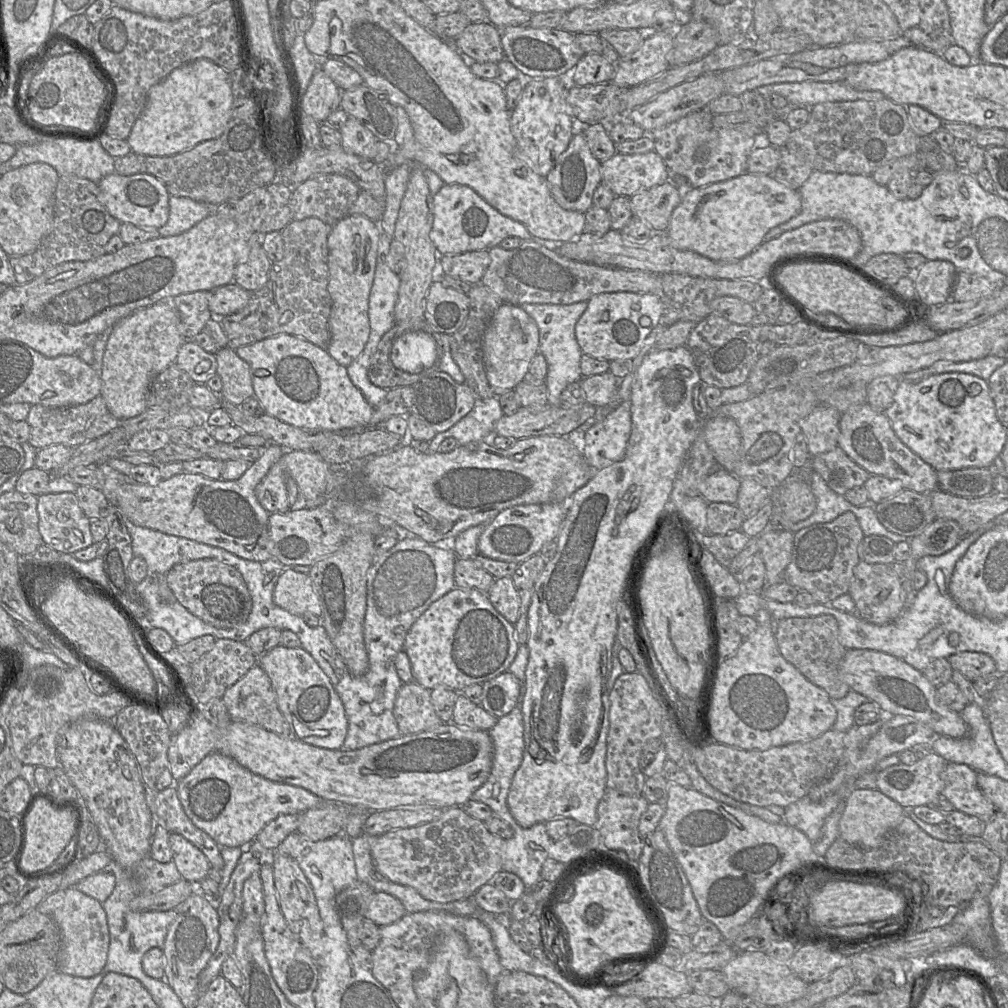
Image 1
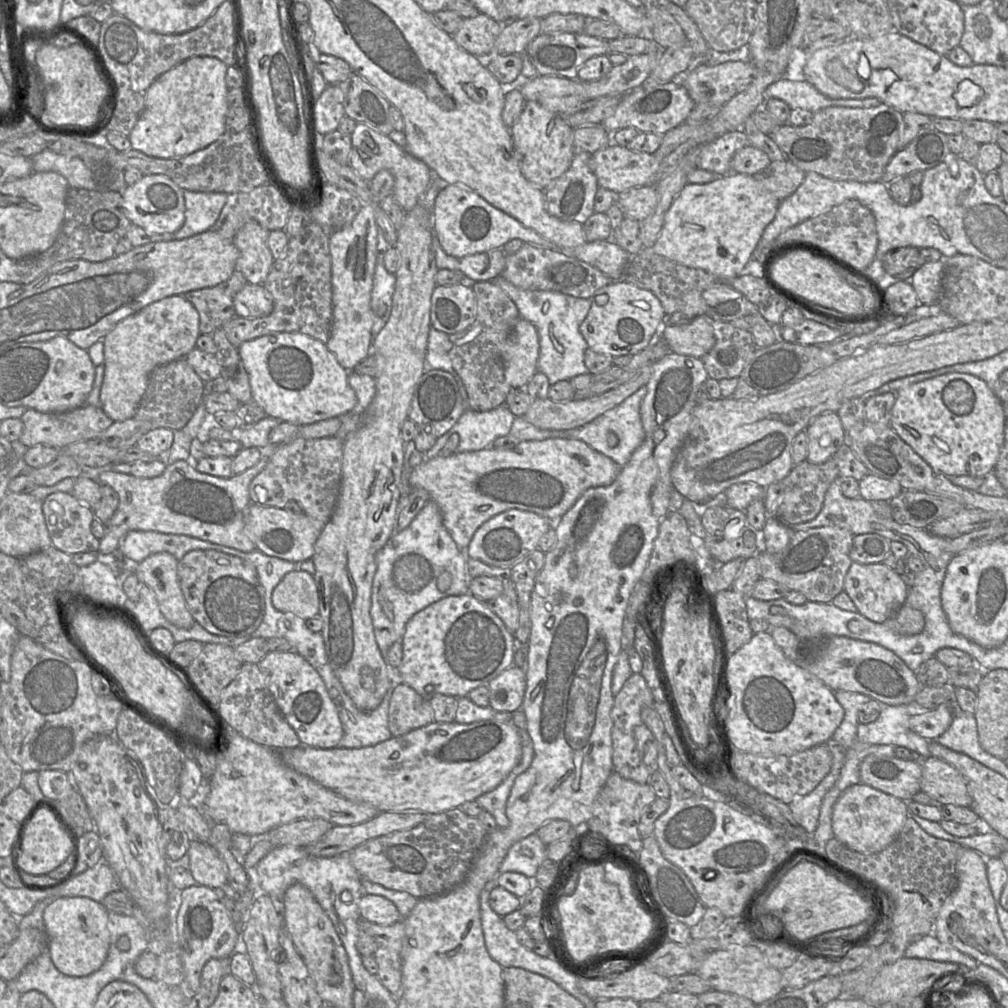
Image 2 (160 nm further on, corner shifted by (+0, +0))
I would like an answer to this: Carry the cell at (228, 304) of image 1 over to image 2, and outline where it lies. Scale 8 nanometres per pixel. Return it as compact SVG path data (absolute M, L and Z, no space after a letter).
M247 283L234 297L234 309L239 317L265 317L273 308L273 297L262 284Z

